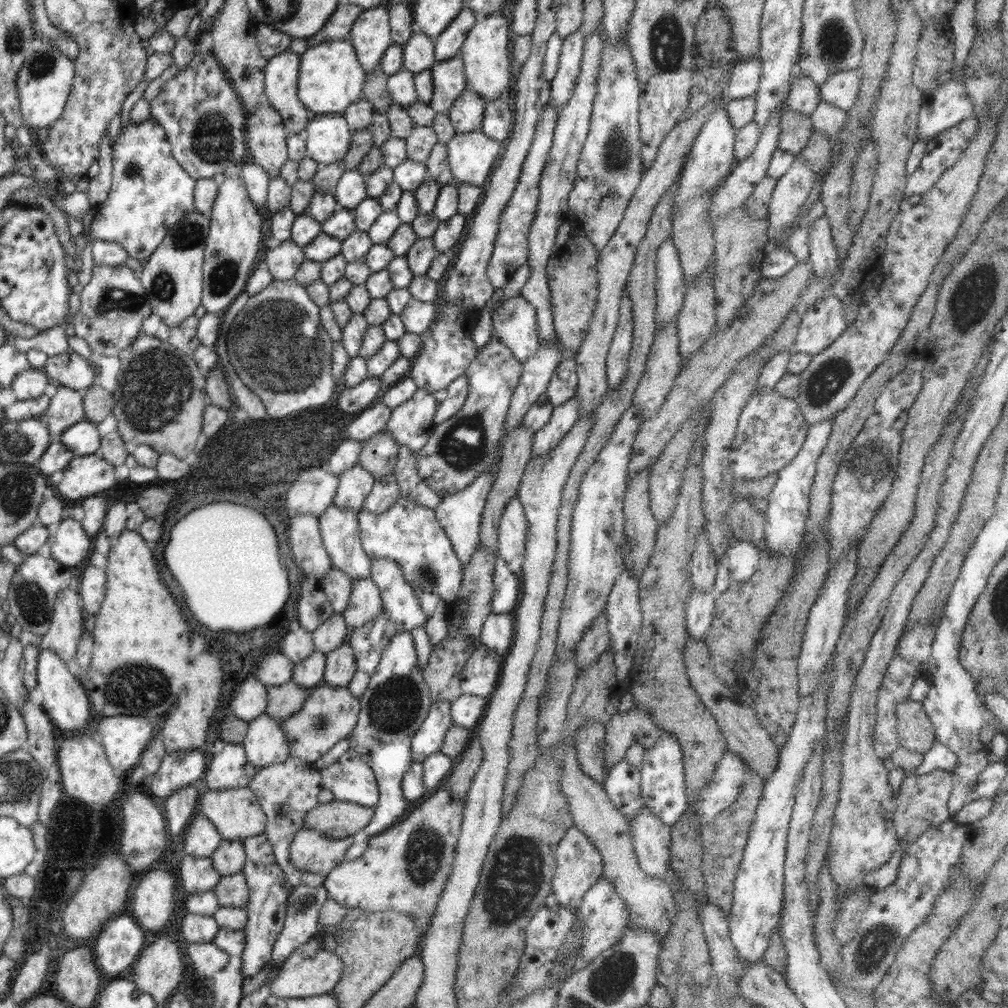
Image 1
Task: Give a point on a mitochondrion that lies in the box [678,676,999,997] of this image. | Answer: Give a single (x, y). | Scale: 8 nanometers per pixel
(871, 949)

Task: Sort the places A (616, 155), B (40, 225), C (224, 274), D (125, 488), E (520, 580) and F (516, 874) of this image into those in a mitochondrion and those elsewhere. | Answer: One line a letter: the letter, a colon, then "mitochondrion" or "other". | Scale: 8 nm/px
A: mitochondrion
B: other
C: mitochondrion
D: other
E: other
F: mitochondrion

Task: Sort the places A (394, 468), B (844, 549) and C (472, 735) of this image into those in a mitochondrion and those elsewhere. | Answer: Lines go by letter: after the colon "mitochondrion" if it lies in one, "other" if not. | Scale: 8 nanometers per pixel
A: other
B: other
C: other

